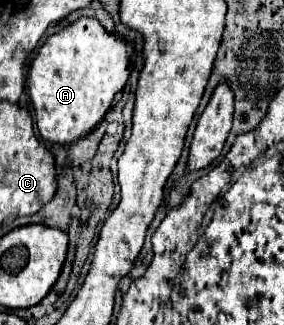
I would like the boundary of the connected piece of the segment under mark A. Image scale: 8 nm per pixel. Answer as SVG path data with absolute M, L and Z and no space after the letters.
M81 17L51 35L29 65L29 97L39 135L45 141L69 145L87 137L111 109L115 95L129 79L131 45L107 33L97 19Z

